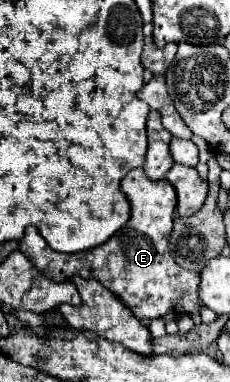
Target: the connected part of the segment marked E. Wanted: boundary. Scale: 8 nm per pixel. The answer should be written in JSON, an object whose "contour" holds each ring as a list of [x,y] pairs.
{"contour":[[[136,168],[130,170],[122,180],[122,192],[128,196],[132,206],[130,220],[102,246],[84,250],[80,254],[58,254],[46,244],[36,228],[26,228],[18,250],[28,254],[28,258],[40,270],[48,272],[52,280],[66,280],[78,274],[82,278],[94,278],[102,286],[112,288],[112,292],[120,296],[120,300],[132,310],[138,320],[162,318],[168,312],[200,314],[200,310],[204,308],[198,294],[200,274],[178,266],[168,250],[168,238],[172,234],[178,206],[174,186],[166,180],[152,182],[142,168]]]}

